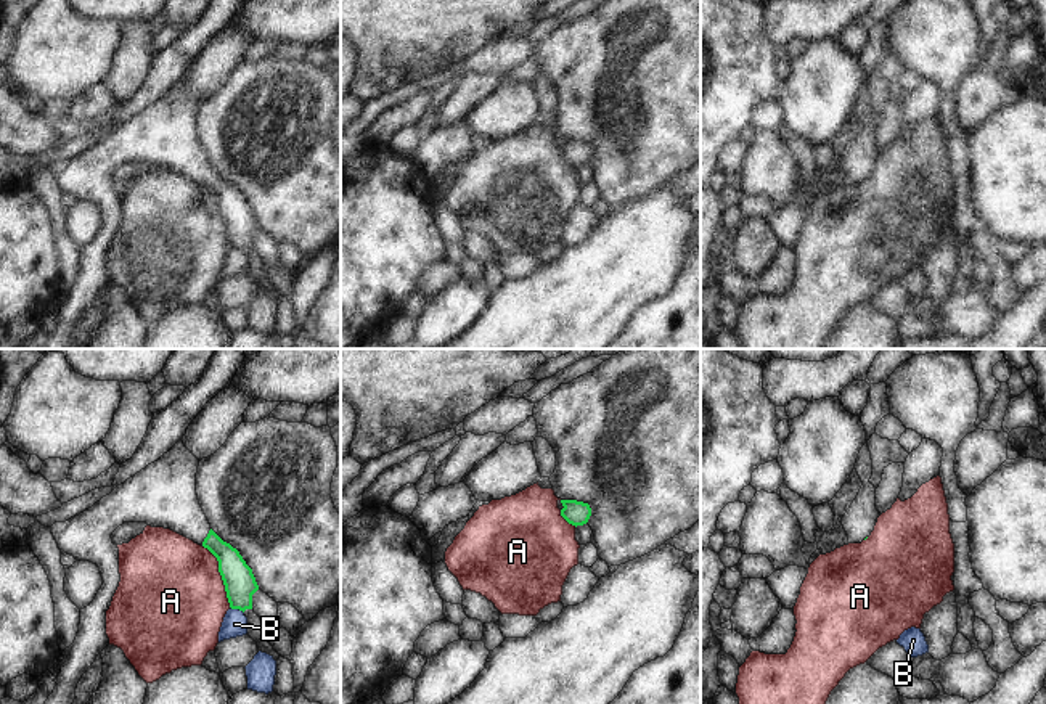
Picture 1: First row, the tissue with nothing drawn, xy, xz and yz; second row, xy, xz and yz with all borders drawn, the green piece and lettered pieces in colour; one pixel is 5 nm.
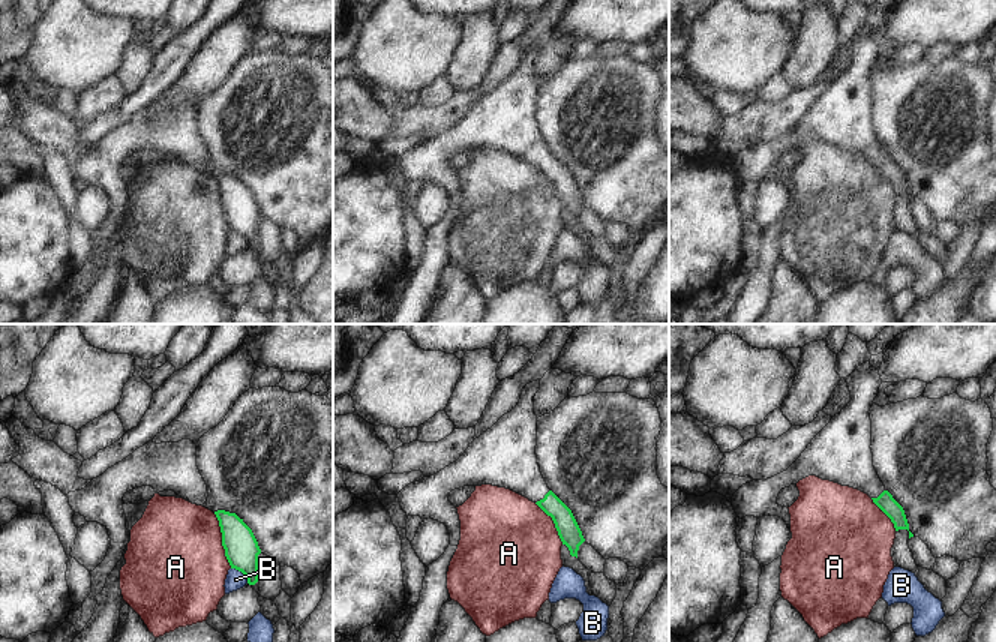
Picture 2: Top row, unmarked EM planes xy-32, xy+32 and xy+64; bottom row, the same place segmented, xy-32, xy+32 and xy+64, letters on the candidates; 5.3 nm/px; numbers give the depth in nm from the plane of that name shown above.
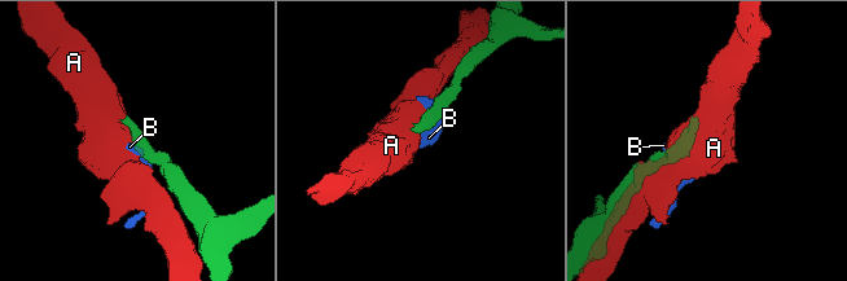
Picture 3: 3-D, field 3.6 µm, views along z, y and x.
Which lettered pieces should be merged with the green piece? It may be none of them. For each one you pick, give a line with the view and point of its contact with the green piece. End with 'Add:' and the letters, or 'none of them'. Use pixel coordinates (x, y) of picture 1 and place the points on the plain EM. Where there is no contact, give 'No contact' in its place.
Add: none of them

